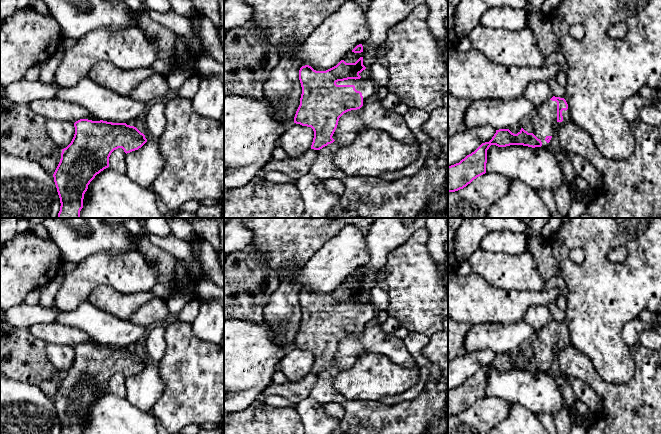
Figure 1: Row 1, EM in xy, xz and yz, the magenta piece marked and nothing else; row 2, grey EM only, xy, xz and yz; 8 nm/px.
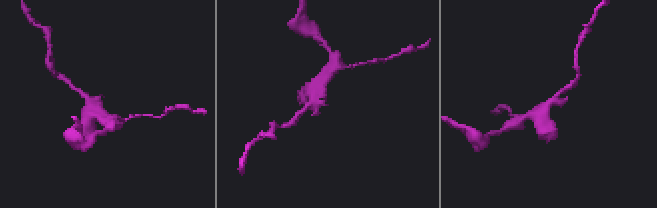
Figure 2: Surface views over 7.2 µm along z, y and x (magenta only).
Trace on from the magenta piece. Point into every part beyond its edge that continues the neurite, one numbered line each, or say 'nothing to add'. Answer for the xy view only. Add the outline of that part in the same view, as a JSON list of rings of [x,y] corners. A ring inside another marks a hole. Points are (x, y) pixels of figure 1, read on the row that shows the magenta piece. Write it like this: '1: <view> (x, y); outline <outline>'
1: xy (139, 123); outline [[[143,117],[135,118],[135,119],[126,121],[124,123],[126,123],[127,125],[136,127],[141,133],[145,135],[145,138],[147,139],[149,132],[147,130]]]

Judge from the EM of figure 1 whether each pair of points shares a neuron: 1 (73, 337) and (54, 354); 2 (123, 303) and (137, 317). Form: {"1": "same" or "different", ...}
{"1": "different", "2": "different"}

